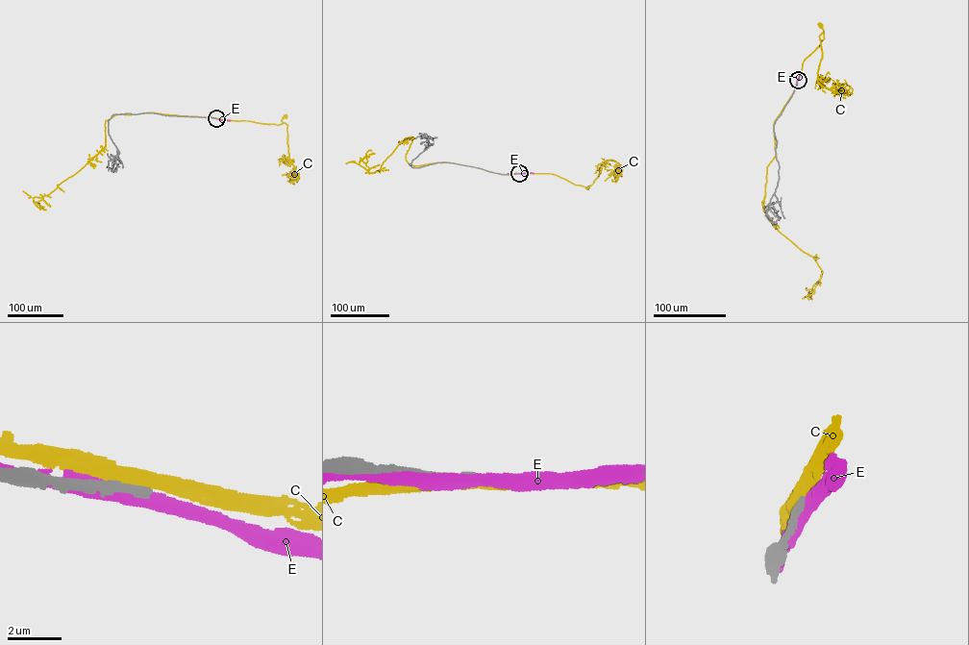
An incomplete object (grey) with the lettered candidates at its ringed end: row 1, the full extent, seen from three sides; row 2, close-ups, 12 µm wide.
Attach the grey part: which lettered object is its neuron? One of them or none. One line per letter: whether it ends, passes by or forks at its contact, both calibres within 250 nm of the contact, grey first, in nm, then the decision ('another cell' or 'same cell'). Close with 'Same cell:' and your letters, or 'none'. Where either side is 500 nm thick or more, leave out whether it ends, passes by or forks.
C: it passes by; 400 nm thick on the grey side, 420 nm on the other; another cell
E: it passes by; 300 nm thick on the grey side, 460 nm on the other; another cell
Same cell: none

